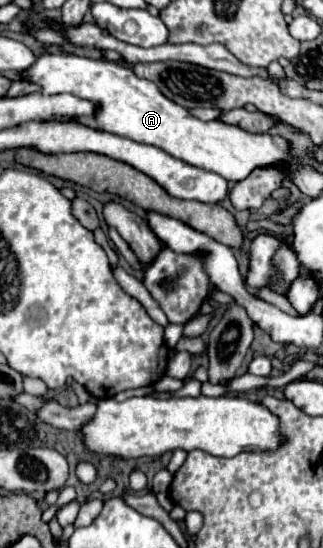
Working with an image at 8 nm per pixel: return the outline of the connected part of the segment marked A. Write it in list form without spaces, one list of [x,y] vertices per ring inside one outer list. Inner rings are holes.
[[[46,53],[40,55],[30,69],[20,73],[20,81],[40,85],[44,95],[70,93],[80,99],[88,99],[96,105],[94,113],[86,117],[74,117],[74,121],[96,131],[106,131],[134,139],[138,143],[160,147],[172,157],[204,171],[218,173],[230,183],[246,179],[254,167],[290,163],[288,143],[282,137],[268,133],[250,135],[240,127],[226,125],[222,121],[200,121],[192,117],[188,109],[164,97],[152,81],[136,77],[136,73],[122,63],[64,53]]]

